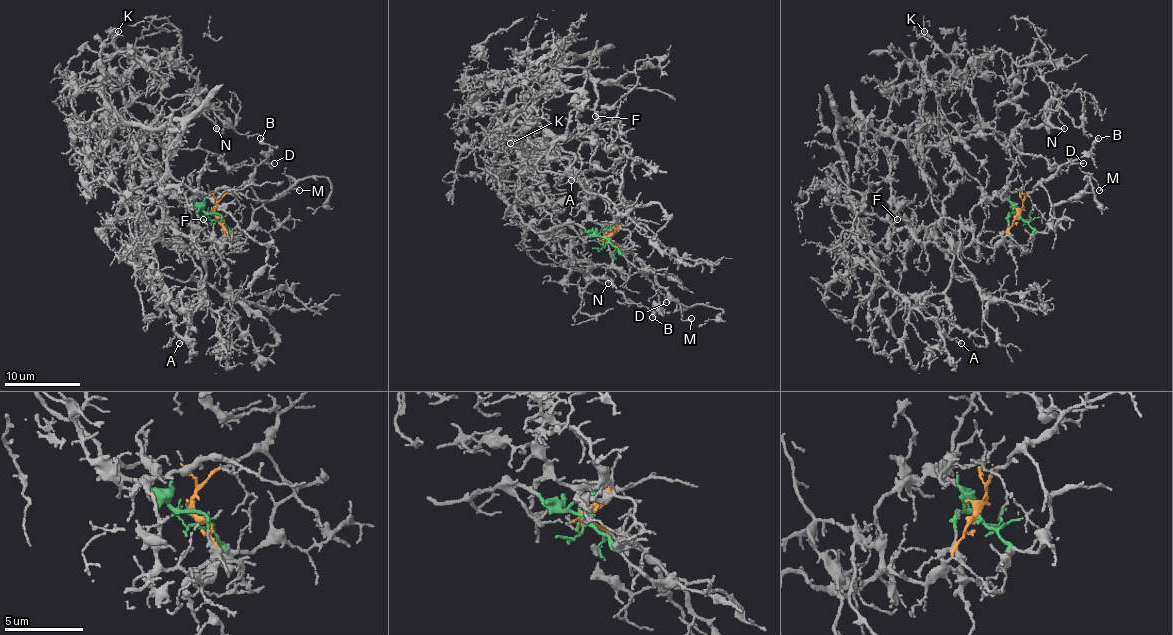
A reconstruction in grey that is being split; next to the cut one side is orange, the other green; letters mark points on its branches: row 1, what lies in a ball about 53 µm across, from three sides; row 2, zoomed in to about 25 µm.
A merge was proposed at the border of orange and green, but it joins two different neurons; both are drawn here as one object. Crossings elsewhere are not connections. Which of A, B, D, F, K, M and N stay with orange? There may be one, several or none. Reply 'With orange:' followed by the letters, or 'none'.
With orange: A, B, D, F

